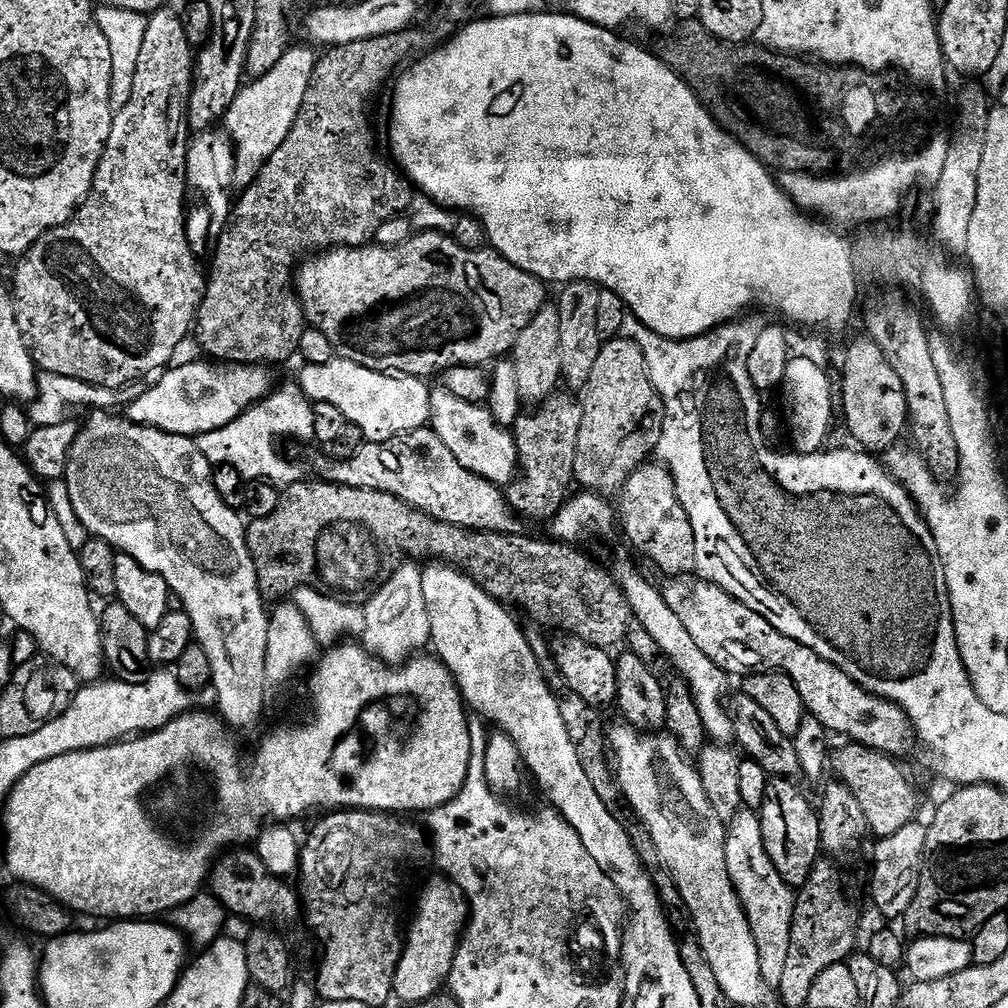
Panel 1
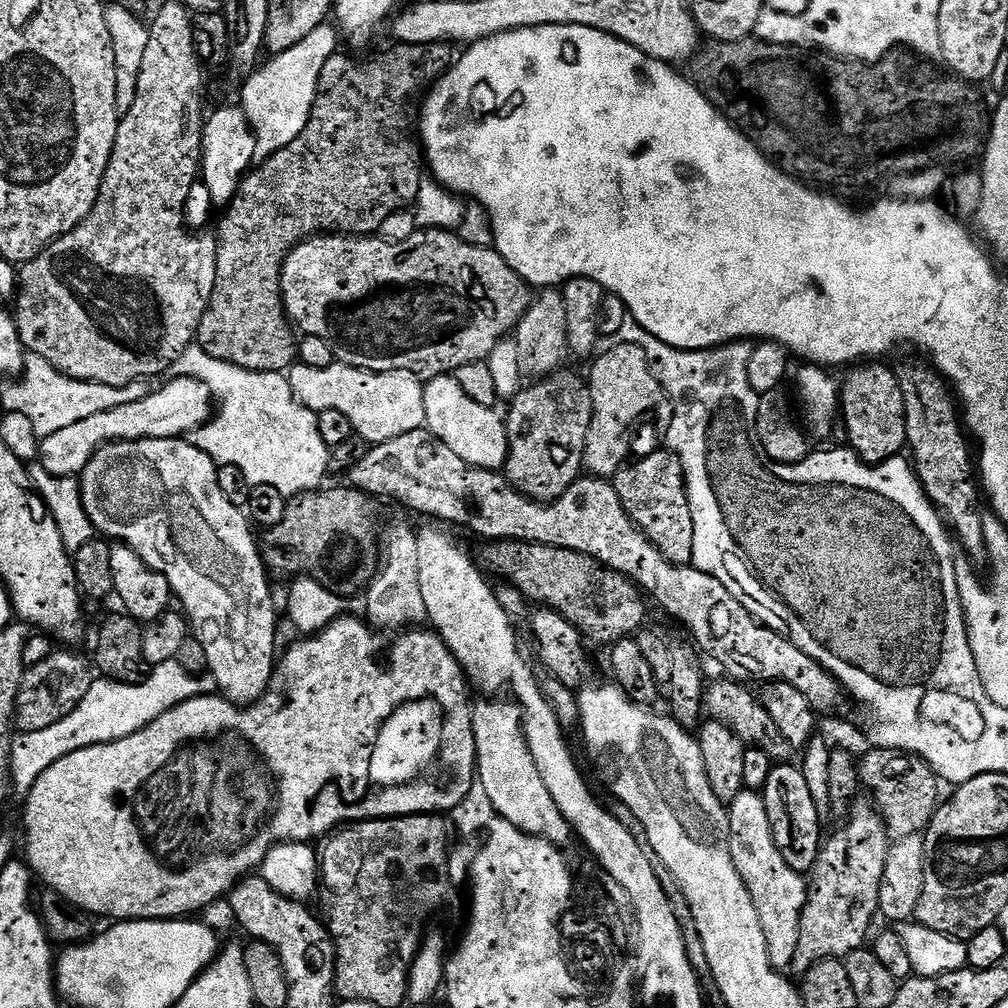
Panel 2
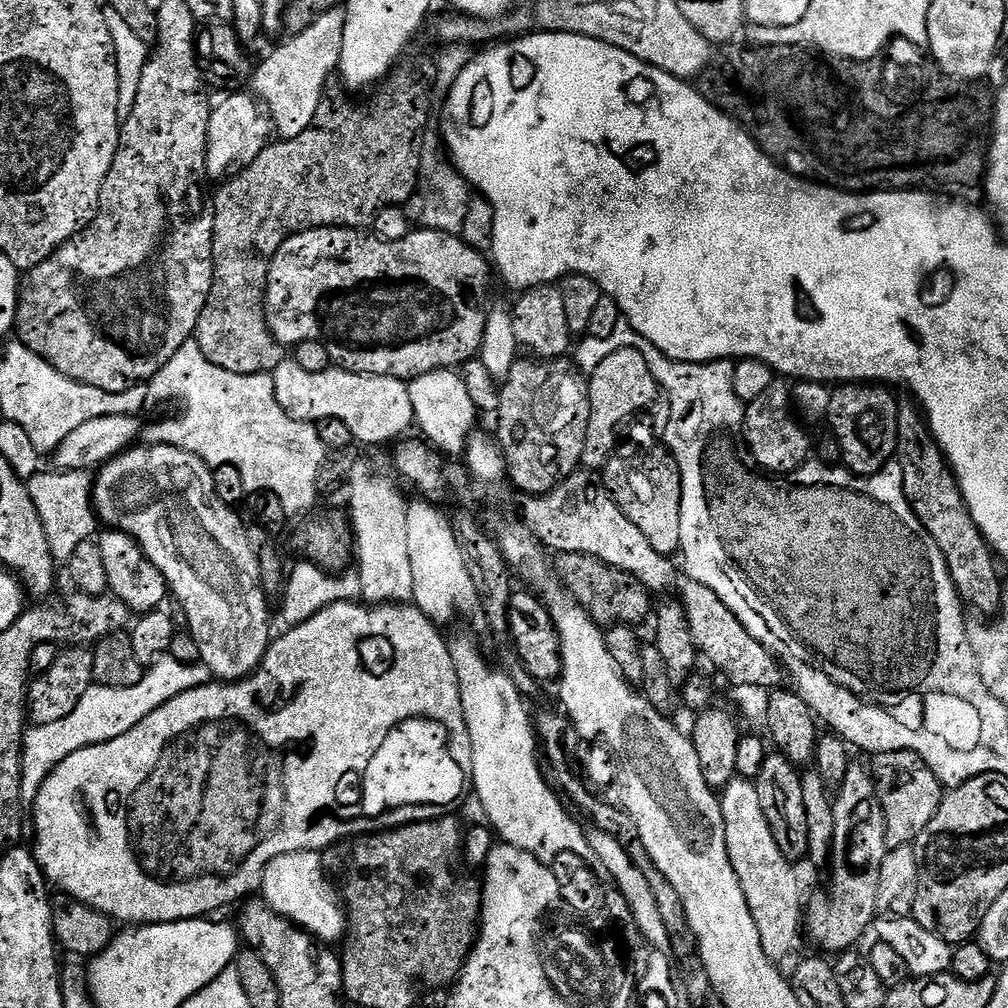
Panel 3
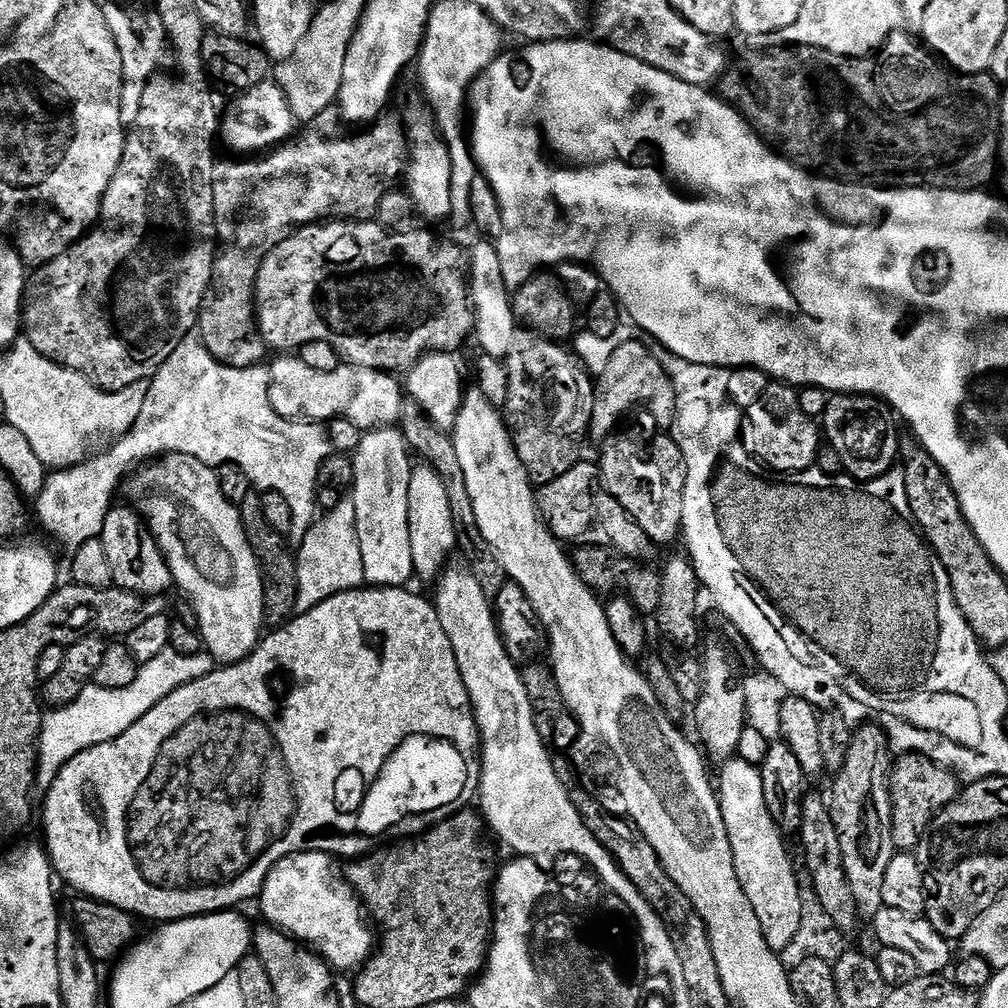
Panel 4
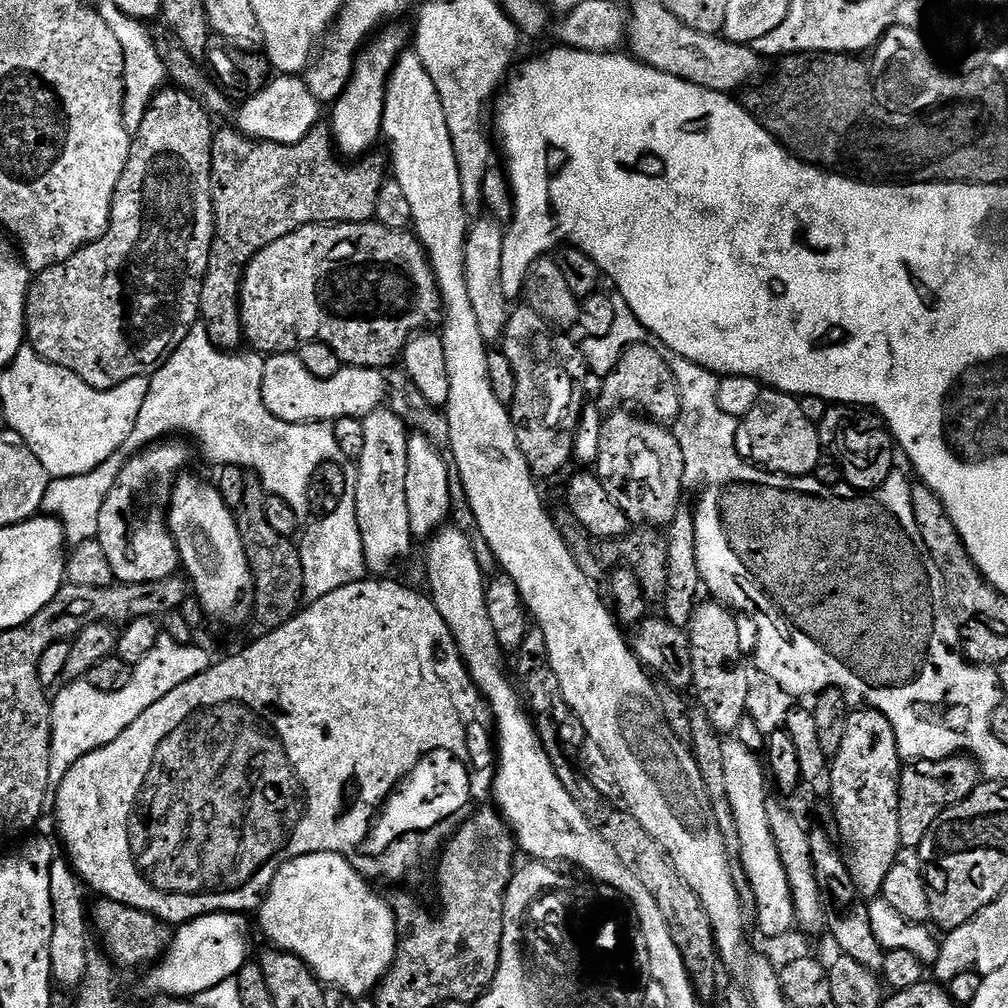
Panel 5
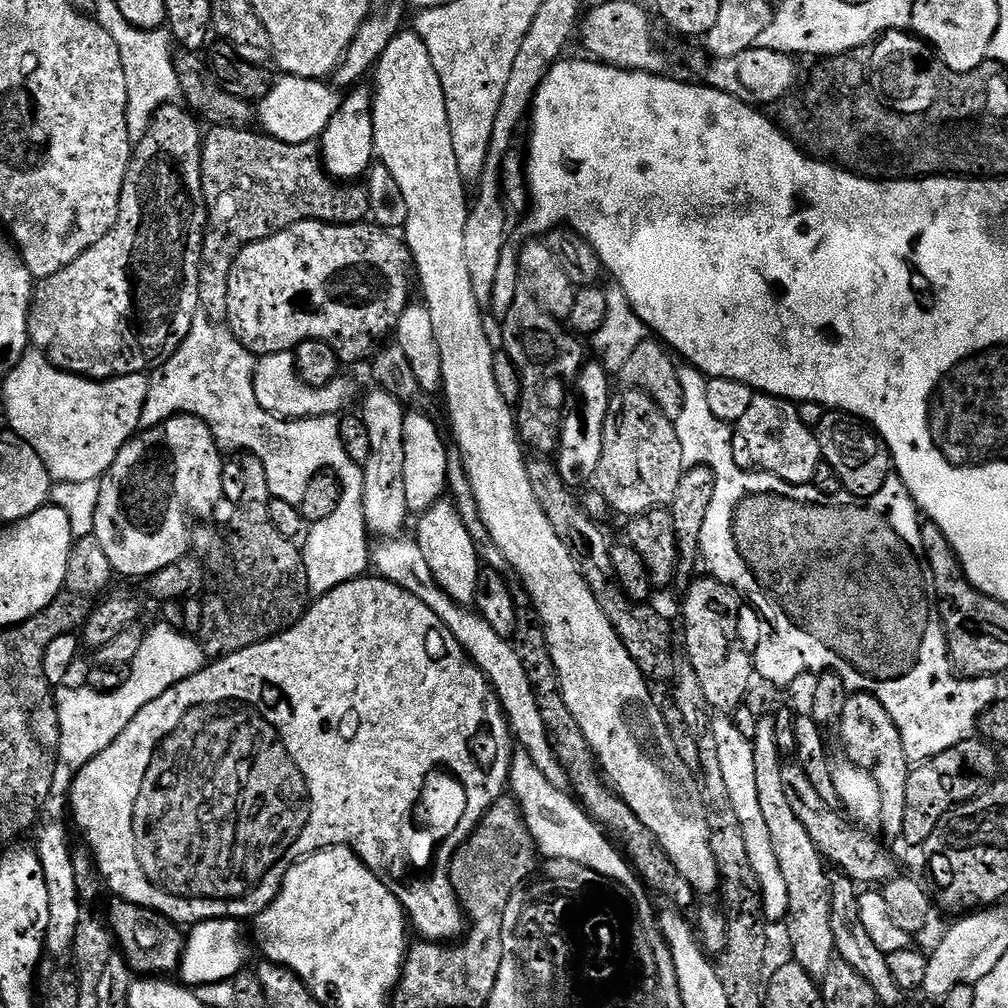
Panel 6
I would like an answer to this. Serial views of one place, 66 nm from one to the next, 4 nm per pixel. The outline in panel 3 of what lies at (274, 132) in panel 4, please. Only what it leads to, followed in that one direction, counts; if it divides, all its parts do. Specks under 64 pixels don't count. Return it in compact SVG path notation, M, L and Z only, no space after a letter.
M236 90L233 92L236 93L226 97L221 104L217 103L212 109L206 142L206 162L208 163L206 172L209 177L212 175L224 178L237 166L252 163L254 158L258 158L262 149L268 147L274 136L269 105L257 99L251 91Z

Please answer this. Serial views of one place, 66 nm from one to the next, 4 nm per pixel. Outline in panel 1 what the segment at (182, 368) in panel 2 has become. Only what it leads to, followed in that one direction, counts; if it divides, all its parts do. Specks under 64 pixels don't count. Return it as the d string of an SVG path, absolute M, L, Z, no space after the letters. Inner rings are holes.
M295 383L277 387L258 404L245 410L240 417L218 430L195 437L198 450L214 466L234 466L249 482L267 482L287 486L301 479L299 470L280 453L279 440L309 440L314 437L313 401ZM277 391L277 392L276 392ZM276 392L276 393L275 393Z

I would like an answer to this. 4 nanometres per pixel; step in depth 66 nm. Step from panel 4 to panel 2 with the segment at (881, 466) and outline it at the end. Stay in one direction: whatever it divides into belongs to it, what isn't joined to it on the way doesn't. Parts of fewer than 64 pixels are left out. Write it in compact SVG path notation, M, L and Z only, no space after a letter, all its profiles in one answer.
M860 362L849 367L838 388L838 412L848 431L847 443L865 464L881 464L906 444L906 418L902 386L884 362Z

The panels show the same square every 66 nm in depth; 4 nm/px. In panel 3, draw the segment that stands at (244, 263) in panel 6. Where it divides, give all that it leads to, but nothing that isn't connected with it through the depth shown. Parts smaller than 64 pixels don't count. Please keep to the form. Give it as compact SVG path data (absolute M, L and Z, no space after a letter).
M421 227L419 230L410 230L406 234L406 238L398 238L397 240L381 240L379 236L368 230L358 228L309 228L306 232L297 232L295 236L291 236L278 250L278 254L274 254L274 258L270 262L270 270L268 271L268 290L266 293L266 311L268 314L268 328L274 334L277 341L285 346L295 346L303 342L303 340L317 340L322 342L330 350L333 361L337 365L343 366L345 369L353 372L364 372L368 376L397 376L399 380L409 381L413 376L421 376L422 373L435 372L438 368L459 369L468 360L477 359L480 347L484 341L484 331L488 329L488 321L490 319L490 307L488 308L488 287L492 284L493 269L490 267L488 260L483 251L478 248L471 248L465 240L459 235L452 235L446 232L432 231L428 228Z

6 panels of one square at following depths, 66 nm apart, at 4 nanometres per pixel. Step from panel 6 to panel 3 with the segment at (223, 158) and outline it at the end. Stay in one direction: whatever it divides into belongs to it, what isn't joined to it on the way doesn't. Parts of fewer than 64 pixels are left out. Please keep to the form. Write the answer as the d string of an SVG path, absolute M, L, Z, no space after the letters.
M424 56L421 60L408 59L401 59L380 81L371 93L373 96L361 104L343 96L334 86L329 87L321 98L311 128L302 131L298 137L280 138L269 143L258 158L243 165L235 175L221 183L225 184L217 190L216 201L212 204L216 213L210 216L214 278L194 333L202 354L206 354L214 366L234 374L271 374L286 358L285 345L280 344L268 328L266 293L270 262L291 236L309 228L363 229L375 221L385 206L407 205L416 187L421 187L424 131L432 112L437 61L432 56Z

